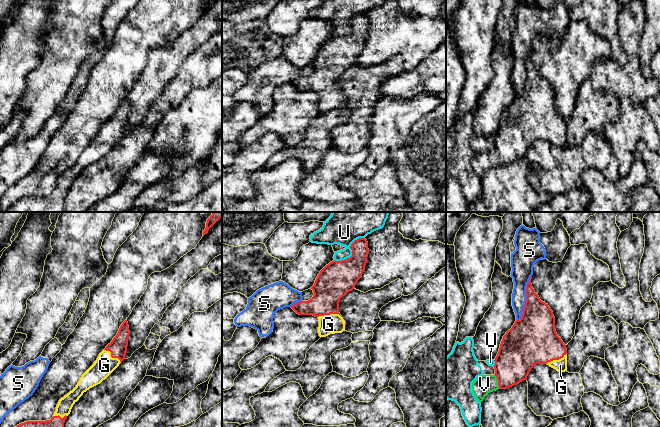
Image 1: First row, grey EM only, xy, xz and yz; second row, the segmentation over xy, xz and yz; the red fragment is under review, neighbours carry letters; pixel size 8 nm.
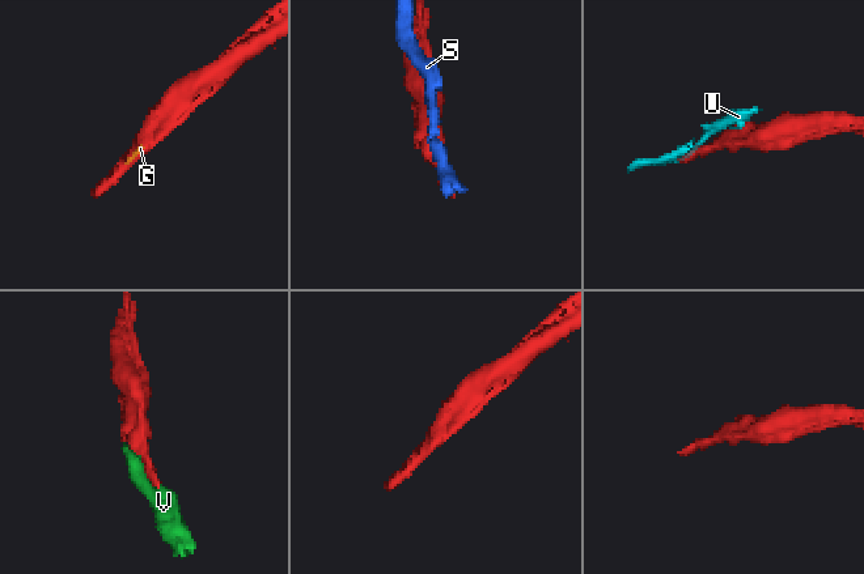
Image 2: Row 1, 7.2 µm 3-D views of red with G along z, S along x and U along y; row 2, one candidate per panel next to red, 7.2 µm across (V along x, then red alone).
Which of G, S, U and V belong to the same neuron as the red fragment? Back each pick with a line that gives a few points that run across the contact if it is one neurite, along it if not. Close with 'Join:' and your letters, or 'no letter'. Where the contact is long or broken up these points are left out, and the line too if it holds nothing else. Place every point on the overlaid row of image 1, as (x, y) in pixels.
Join: G, V

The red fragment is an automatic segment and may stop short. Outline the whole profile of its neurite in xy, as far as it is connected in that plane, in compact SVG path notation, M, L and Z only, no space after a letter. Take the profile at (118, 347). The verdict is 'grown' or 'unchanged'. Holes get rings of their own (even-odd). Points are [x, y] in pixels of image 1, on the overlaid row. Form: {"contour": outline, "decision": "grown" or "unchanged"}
{"contour": "M125 320L117 335L99 354L94 364L82 375L76 387L59 400L56 411L50 420L27 421L16 427L64 427L73 405L83 393L105 380L125 359L129 335L128 322Z", "decision": "grown"}

